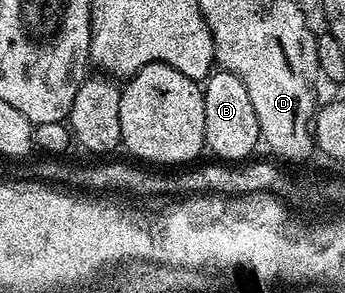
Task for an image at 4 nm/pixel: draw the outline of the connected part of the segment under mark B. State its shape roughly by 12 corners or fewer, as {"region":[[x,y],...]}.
{"region":[[240,77],[205,80],[206,147],[218,161],[246,161],[260,125]]}

